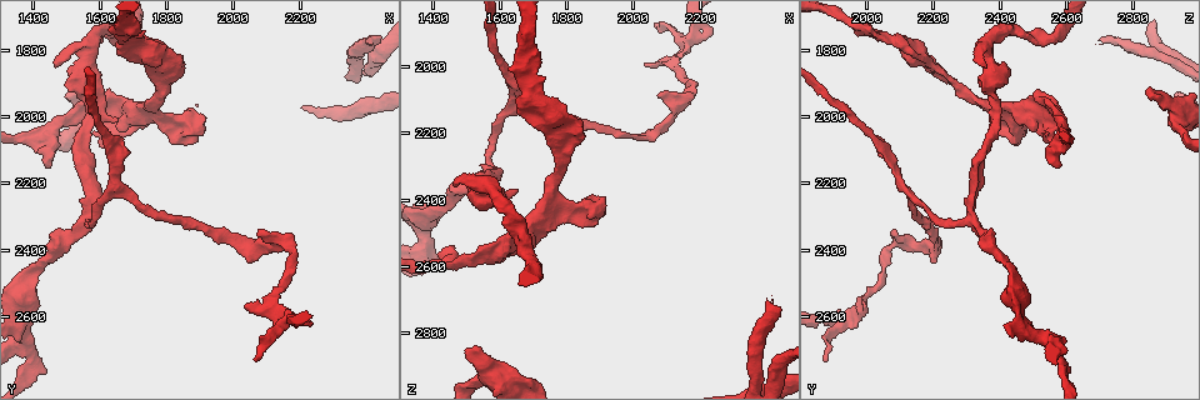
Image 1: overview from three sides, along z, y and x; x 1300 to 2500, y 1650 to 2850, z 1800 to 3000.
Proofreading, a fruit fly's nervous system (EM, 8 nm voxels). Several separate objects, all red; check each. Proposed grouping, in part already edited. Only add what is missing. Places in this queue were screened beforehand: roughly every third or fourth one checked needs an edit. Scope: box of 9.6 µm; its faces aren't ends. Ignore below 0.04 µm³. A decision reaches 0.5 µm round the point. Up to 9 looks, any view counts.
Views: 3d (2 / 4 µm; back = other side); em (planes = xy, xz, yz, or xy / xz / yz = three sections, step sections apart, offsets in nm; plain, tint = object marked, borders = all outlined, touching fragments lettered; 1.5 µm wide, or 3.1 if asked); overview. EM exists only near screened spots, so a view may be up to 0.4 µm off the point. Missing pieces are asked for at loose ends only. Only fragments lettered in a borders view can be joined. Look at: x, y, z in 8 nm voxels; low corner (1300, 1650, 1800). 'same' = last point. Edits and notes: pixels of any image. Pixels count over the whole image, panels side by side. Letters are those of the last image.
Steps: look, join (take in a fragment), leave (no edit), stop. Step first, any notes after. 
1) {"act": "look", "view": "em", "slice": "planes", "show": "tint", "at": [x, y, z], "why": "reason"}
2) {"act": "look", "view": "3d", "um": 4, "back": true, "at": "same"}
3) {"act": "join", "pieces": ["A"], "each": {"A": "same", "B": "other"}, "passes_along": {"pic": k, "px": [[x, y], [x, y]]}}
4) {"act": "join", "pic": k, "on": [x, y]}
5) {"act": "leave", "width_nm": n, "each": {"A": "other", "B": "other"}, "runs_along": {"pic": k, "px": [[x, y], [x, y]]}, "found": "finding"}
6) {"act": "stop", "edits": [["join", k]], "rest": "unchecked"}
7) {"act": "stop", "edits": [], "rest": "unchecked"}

{"act": "look", "view": "em", "slice": "xz", "step": 4, "show": "tint", "at": [1650, 2010, 2370], "why": "free end"}

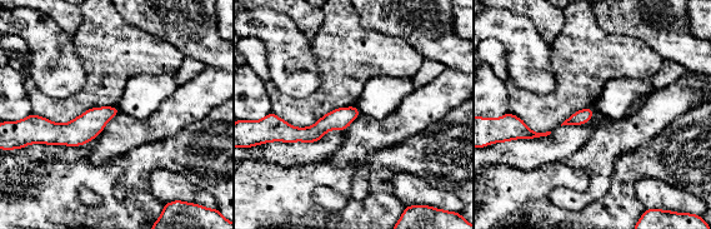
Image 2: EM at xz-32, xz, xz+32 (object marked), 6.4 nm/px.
{"act": "look", "view": "em", "slice": "planes", "show": "borders", "at": "same", "why": "cut it another way"}

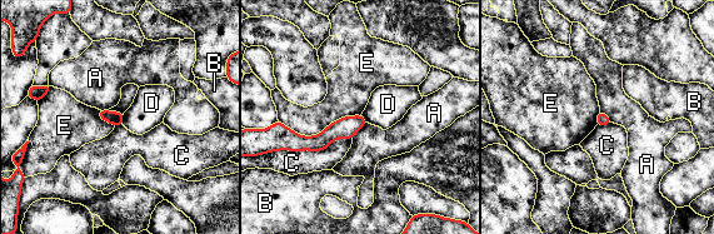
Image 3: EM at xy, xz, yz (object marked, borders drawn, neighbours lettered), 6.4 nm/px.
{"act": "leave", "each": {"A": "other", "B": "other", "C": "other", "D": "other", "E": "other"}, "border": {"pic": 3, "px": [[360, 114], [313, 135], [278, 120]]}, "found": "no lettered fragment goes on from it"}

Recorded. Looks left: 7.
{"act": "look", "view": "em", "slice": "xz", "step": 8, "show": "tint", "at": [1450, 2160, 2570], "why": "an open end"}

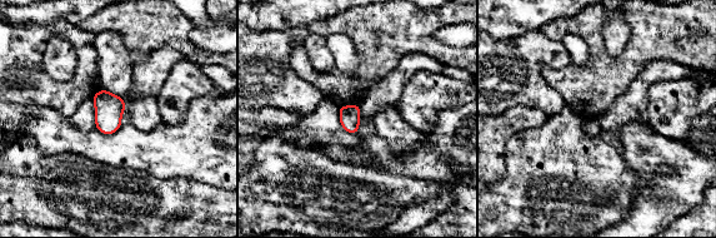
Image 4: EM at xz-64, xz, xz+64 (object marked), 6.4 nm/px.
{"act": "look", "view": "em", "slice": "yz", "step": 8, "show": "borders", "at": "same", "why": "another direction"}

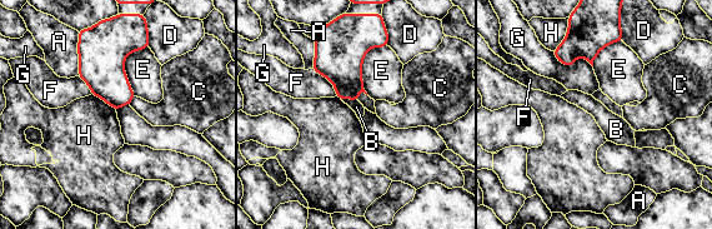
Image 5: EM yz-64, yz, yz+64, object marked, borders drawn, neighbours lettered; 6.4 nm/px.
{"act": "leave", "each": {"A": "other", "B": "other", "C": "other", "D": "other", "E": "other", "F": "other", "G": "other", "H": "other"}, "border": {"pic": 5, "px": [[91, 93], [100, 96], [115, 110]]}, "found": "none of them fits"}

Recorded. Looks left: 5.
{"act": "look", "view": "em", "slice": "yz", "step": 8, "show": "tint", "at": [1530, 1920, 2850], "why": "branch stops here"}

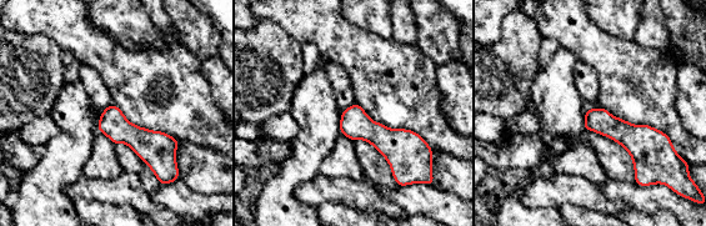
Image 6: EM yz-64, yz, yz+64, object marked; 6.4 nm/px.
{"act": "look", "view": "em", "slice": "planes", "show": "borders", "at": "same"}

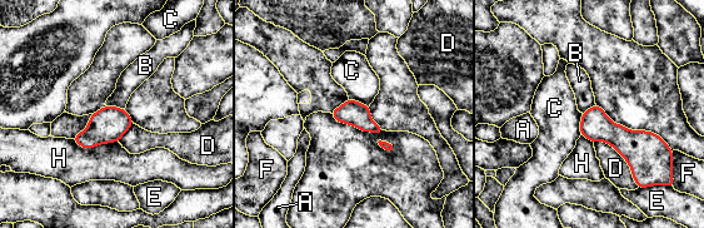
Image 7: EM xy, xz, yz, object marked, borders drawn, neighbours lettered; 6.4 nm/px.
{"act": "leave", "width_nm": 160, "each": {"A": "other", "B": "other", "C": "other", "D": "other", "E": "other", "F": "other", "H": "other"}, "border": {"pic": 7, "px": [[105, 104], [124, 109]]}, "found": "no lettered fragment goes on from it"}

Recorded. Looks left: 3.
{"act": "look", "view": "em", "slice": "planes", "show": "borders", "at": [2230, 2630, 1900], "why": "branch stops here"}

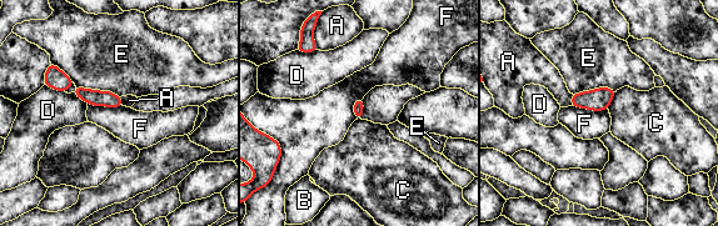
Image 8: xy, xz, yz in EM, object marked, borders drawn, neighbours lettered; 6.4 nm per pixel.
{"act": "leave", "each": {"A": "other", "B": "other", "C": "other", "D": "other", "E": "other", "F": "other"}, "runs_along": {"pic": 8, "px": [[78, 90], [89, 96], [118, 103]]}, "found": "none of them fits"}

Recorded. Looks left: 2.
{"act": "stop", "edits": [], "rest": "unchecked"}

